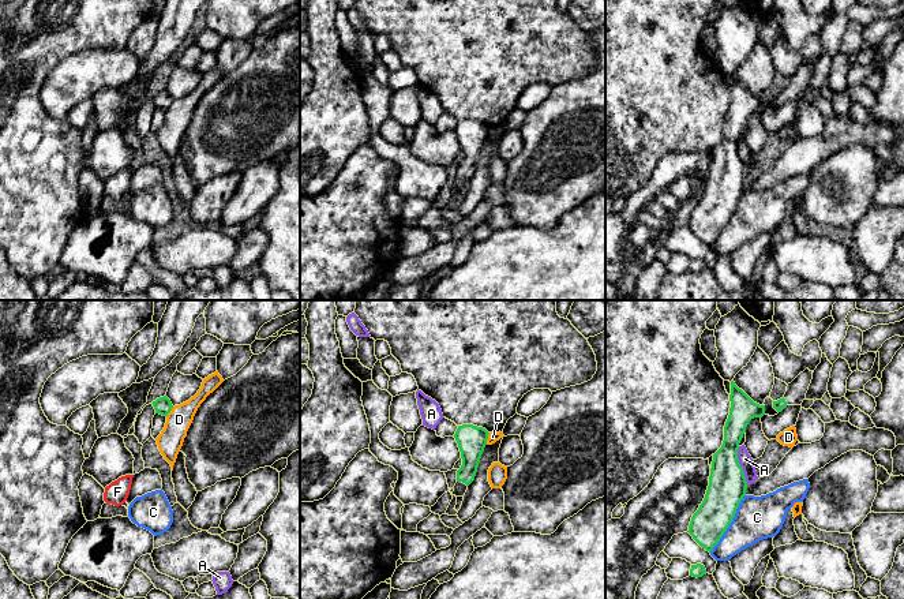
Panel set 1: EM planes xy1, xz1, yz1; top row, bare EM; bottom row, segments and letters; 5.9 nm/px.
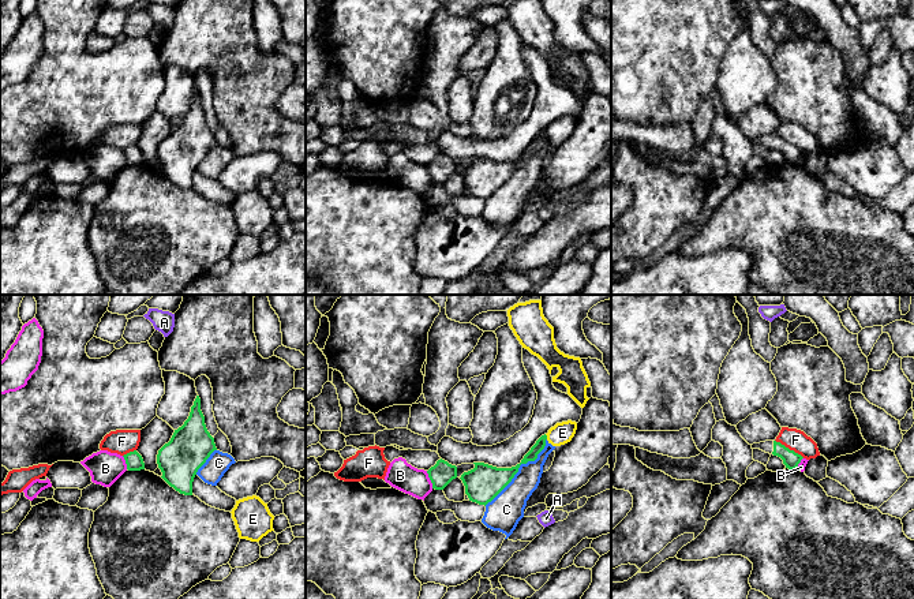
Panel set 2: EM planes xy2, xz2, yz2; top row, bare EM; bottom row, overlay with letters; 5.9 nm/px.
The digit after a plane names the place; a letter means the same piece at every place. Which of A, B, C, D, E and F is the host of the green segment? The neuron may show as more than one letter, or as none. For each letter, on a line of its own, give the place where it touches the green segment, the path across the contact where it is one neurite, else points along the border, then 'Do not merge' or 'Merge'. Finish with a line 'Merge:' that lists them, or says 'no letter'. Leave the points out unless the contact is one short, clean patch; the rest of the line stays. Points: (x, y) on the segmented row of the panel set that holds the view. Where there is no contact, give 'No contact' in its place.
A: Touches green at yz1 (739, 465). Boundary: yz1 (738, 446), (738, 463), (747, 483). Do not merge
B: Touches green at xz2 (430, 479). Boundary: xz2 (426, 471), (433, 487). Do not merge
C: Touches green at xz2 (519, 467). Do not merge
D: Touches green at xz1 (487, 438). Boundary: xz1 (490, 433), (486, 444). Do not merge
E: Touches green at xz2 (546, 437). Do not merge
F: Touches green at yz2 (789, 449). Boundary: yz2 (775, 440), (804, 457). Do not merge
Merge: no letter

